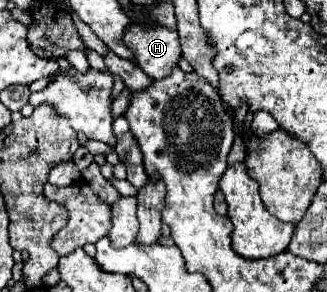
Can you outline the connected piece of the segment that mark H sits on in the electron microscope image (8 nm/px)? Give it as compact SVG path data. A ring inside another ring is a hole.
M132 22L126 32L124 32L124 44L132 50L136 64L154 80L160 80L170 74L170 68L178 64L180 58L180 44L178 44L178 32L164 28L160 24L150 26L150 24L136 24Z

